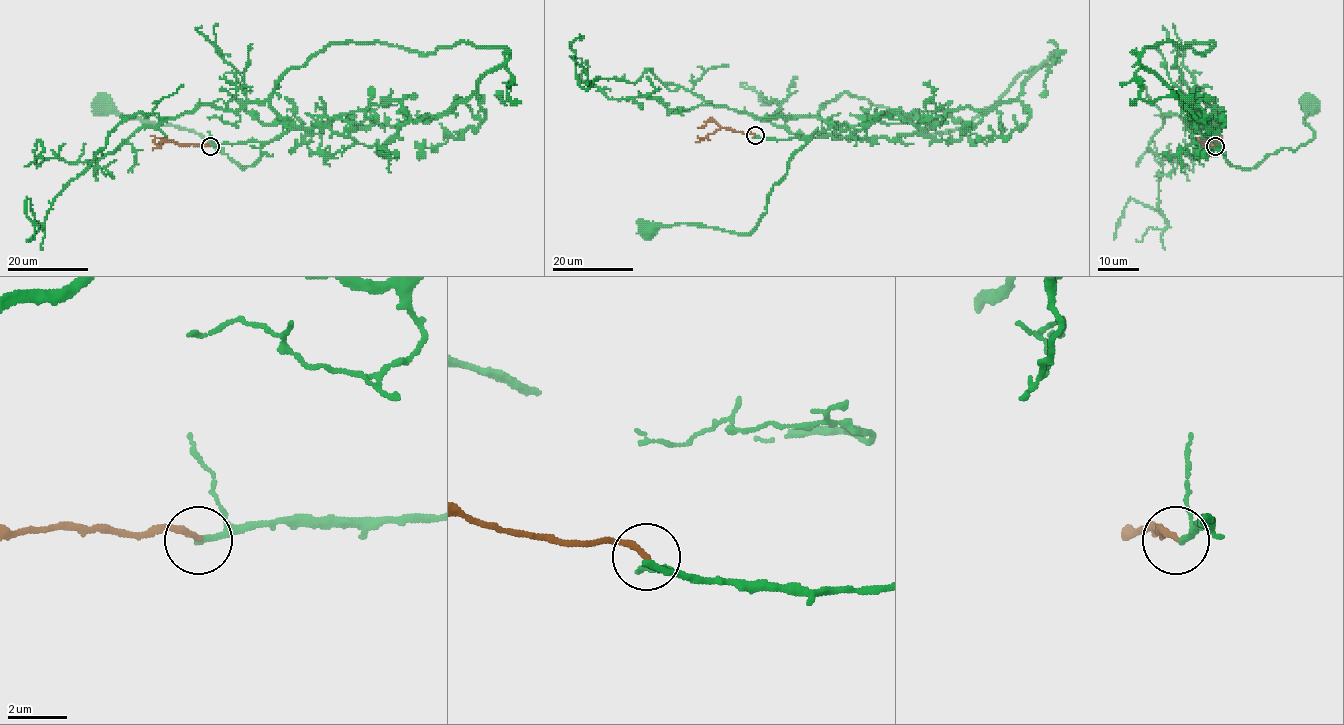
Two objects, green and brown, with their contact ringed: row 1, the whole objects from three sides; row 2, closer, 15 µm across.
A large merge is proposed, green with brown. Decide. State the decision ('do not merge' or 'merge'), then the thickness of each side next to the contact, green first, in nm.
merge | 200/200 nm

